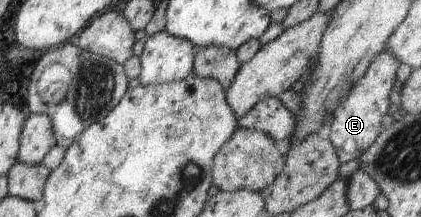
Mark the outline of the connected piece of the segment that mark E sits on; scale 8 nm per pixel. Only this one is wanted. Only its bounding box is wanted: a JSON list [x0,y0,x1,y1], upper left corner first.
[325,50,400,165]

